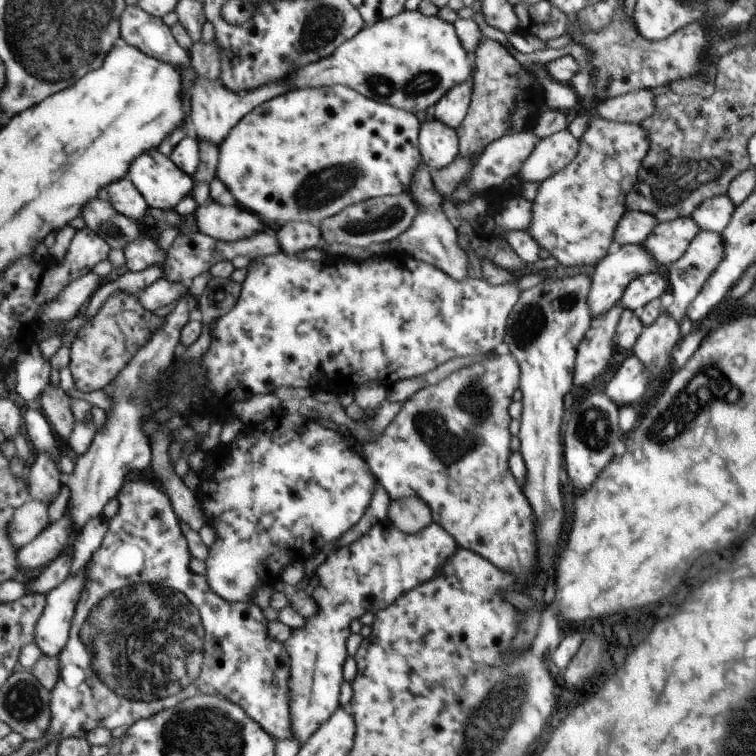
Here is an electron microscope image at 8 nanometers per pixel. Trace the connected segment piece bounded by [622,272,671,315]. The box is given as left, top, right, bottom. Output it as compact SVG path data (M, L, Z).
M646 273L634 279L626 287L626 294L622 297L626 309L639 315L651 300L659 299L664 292L670 290L669 280L660 273Z

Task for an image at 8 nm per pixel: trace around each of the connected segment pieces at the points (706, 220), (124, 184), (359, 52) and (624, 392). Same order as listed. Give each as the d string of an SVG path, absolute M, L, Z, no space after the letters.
M720 195L713 199L706 199L698 206L691 217L702 231L714 231L721 233L729 226L730 219L737 205L728 195Z
M127 178L110 184L108 192L114 208L124 216L130 217L130 220L138 221L148 216L151 206L132 180Z
M406 9L401 15L365 26L330 58L300 68L290 80L294 89L343 85L370 100L420 115L420 110L434 106L458 84L470 81L473 72L470 54L452 24Z
M632 355L617 369L614 377L606 384L604 392L618 407L632 407L646 394L650 382L649 370L641 360Z

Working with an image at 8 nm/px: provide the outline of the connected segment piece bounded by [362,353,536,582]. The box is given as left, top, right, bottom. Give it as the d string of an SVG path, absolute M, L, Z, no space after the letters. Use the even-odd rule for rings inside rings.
M489 353L488 358L474 362L466 368L460 368L456 372L452 372L450 376L444 378L436 385L424 387L409 399L401 403L400 412L394 417L394 420L388 424L384 432L374 442L363 443L364 461L368 463L368 467L373 475L379 480L380 484L385 488L391 501L401 499L402 497L416 497L423 500L432 511L433 522L445 528L457 541L458 546L471 550L480 556L486 556L492 564L498 564L498 568L508 570L516 576L516 580L520 582L528 582L534 576L536 570L536 538L534 538L534 514L530 510L530 504L526 500L525 494L522 494L520 486L510 468L508 468L508 458L510 458L510 414L508 414L508 406L512 402L512 394L516 392L516 388L520 388L521 375L520 366L512 354Z

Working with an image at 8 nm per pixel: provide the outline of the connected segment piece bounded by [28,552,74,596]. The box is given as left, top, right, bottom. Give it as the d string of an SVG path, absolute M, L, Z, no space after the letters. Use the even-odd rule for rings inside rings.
M64 552L54 563L48 565L36 577L32 577L28 589L32 595L50 595L72 574L74 556Z

